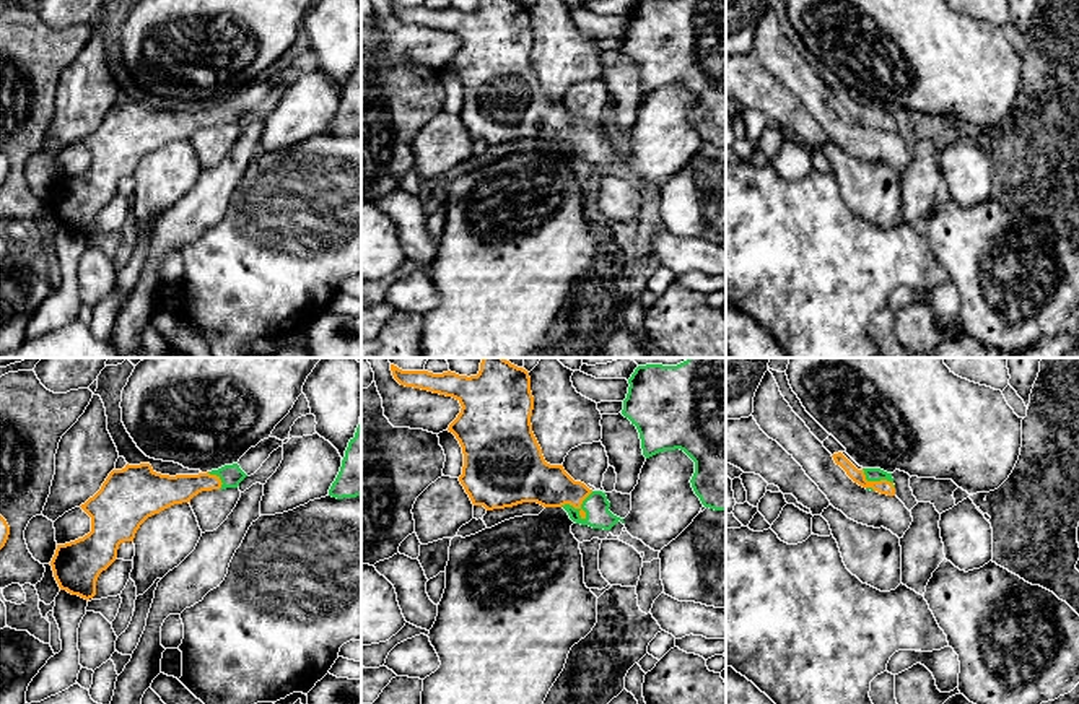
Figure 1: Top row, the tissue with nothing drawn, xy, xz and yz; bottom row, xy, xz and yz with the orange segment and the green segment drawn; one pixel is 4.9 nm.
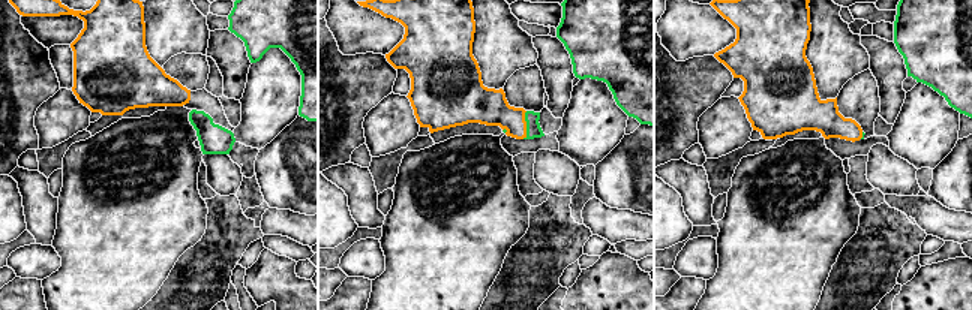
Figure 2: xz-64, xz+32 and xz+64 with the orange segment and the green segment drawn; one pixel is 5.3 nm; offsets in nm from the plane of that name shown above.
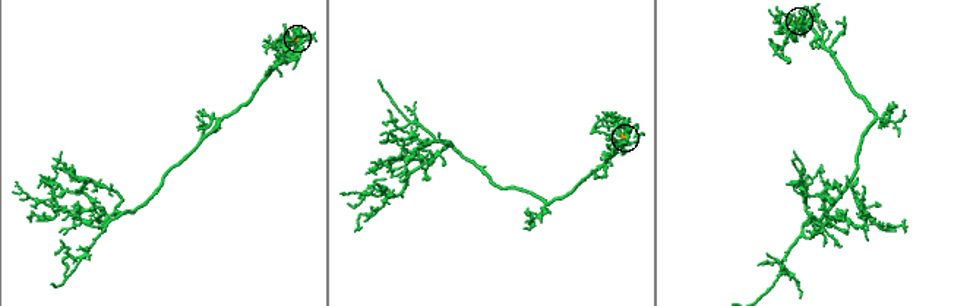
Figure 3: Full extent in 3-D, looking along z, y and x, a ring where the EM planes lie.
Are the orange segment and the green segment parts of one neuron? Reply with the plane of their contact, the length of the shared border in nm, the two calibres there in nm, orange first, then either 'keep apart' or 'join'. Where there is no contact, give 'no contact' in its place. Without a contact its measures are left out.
xz | 180 nm | 220/130 nm | join

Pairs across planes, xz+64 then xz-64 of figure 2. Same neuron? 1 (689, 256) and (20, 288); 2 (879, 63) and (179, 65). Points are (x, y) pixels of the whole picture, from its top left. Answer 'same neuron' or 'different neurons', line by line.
1: different neurons
2: different neurons

